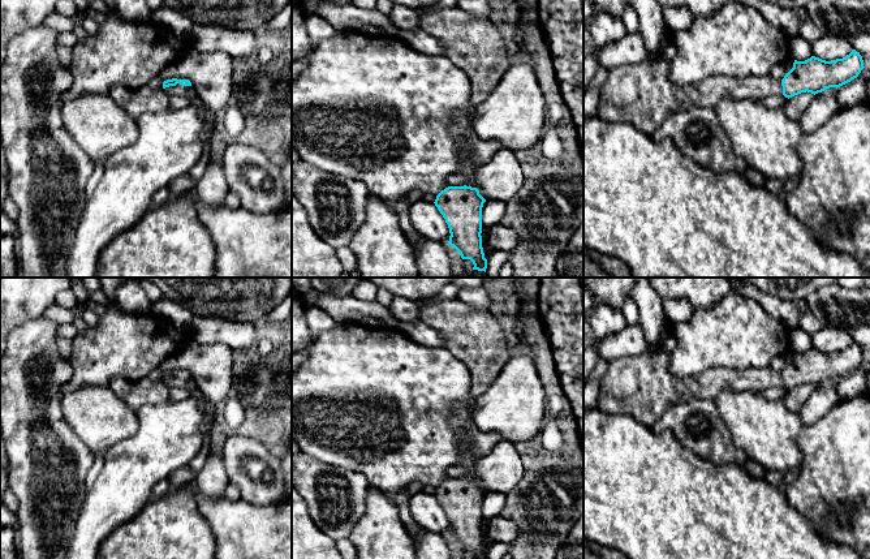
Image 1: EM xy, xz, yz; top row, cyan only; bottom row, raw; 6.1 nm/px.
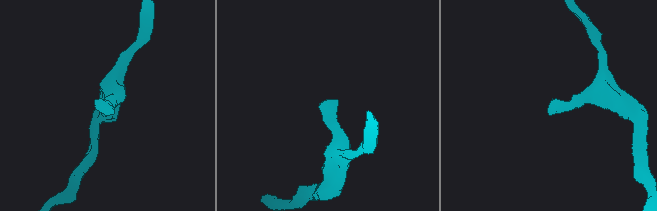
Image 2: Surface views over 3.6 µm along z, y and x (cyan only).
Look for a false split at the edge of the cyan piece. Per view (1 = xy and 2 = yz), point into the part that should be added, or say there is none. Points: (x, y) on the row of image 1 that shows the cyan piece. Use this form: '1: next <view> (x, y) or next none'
1: next xy (188, 91)
2: next yz (642, 94)

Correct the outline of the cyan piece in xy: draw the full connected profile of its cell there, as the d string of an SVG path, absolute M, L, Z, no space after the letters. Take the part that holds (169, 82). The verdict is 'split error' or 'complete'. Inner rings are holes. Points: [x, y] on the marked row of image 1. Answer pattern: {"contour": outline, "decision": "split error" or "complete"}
{"contour": "M167 79L163 82L163 89L169 95L181 95L191 102L197 98L197 93L189 79Z", "decision": "split error"}

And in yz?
{"contour": "M852 50L843 59L831 61L811 56L805 61L794 60L793 68L781 81L765 77L729 77L718 74L703 79L699 85L680 86L669 79L671 63L658 57L642 60L637 64L620 65L610 69L608 77L600 89L596 116L607 122L630 122L637 130L652 136L656 129L672 115L693 108L715 108L724 98L731 99L765 99L772 95L792 98L801 93L818 94L830 87L840 87L857 78L863 66L860 52Z", "decision": "split error"}

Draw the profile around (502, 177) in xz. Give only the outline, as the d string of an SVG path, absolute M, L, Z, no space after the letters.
M507 149L496 151L488 163L478 167L474 176L453 173L445 181L447 188L464 185L477 188L486 201L498 199L505 203L518 195L524 184L524 169L514 152Z

